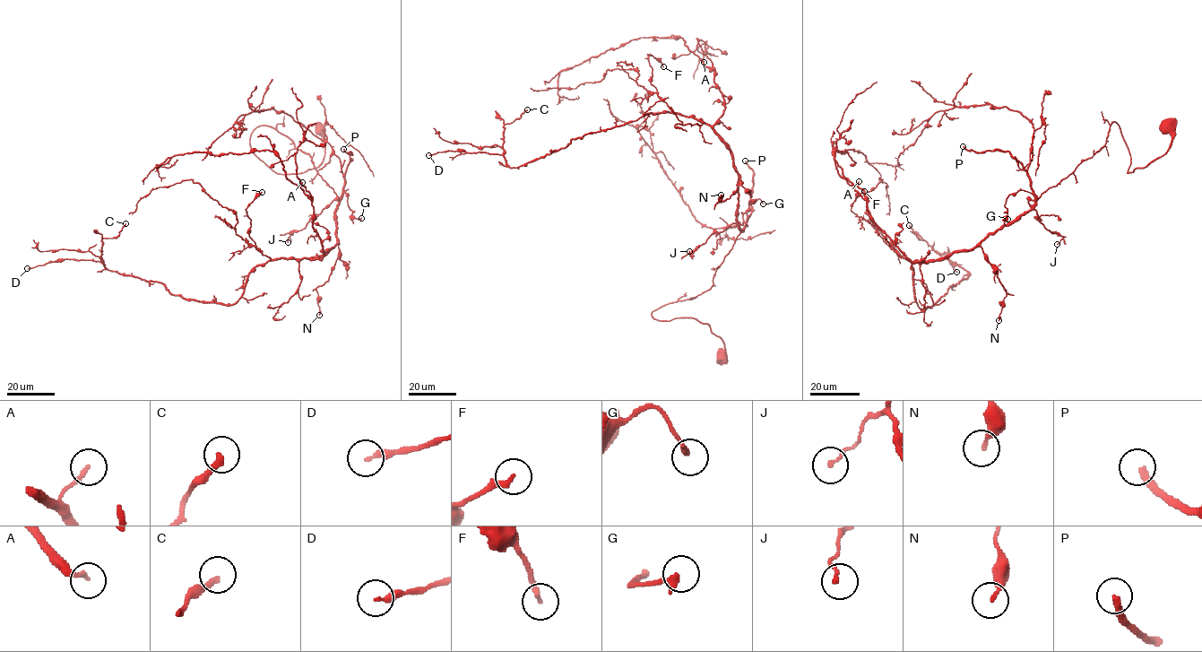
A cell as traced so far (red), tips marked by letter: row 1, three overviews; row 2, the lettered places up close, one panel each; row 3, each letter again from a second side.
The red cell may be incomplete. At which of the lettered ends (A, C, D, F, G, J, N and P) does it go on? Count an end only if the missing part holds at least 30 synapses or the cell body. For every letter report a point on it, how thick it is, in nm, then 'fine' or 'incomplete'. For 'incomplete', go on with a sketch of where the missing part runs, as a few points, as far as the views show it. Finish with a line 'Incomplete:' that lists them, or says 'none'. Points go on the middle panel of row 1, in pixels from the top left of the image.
A: place (704, 62); calibre 190 nm; fine
C: place (527, 109); calibre 260 nm; fine
D: place (428, 155); calibre 280 nm; fine
F: place (663, 66); calibre 200 nm; fine
G: place (763, 204); calibre 220 nm; fine
J: place (689, 251); calibre 140 nm; fine
N: place (721, 195); calibre 200 nm; fine
P: place (745, 160); calibre 300 nm; incomplete; course (745, 160), (738, 143), (721, 125), (712, 148), (687, 178), (683, 196), (685, 217), (692, 239)
Incomplete: P

